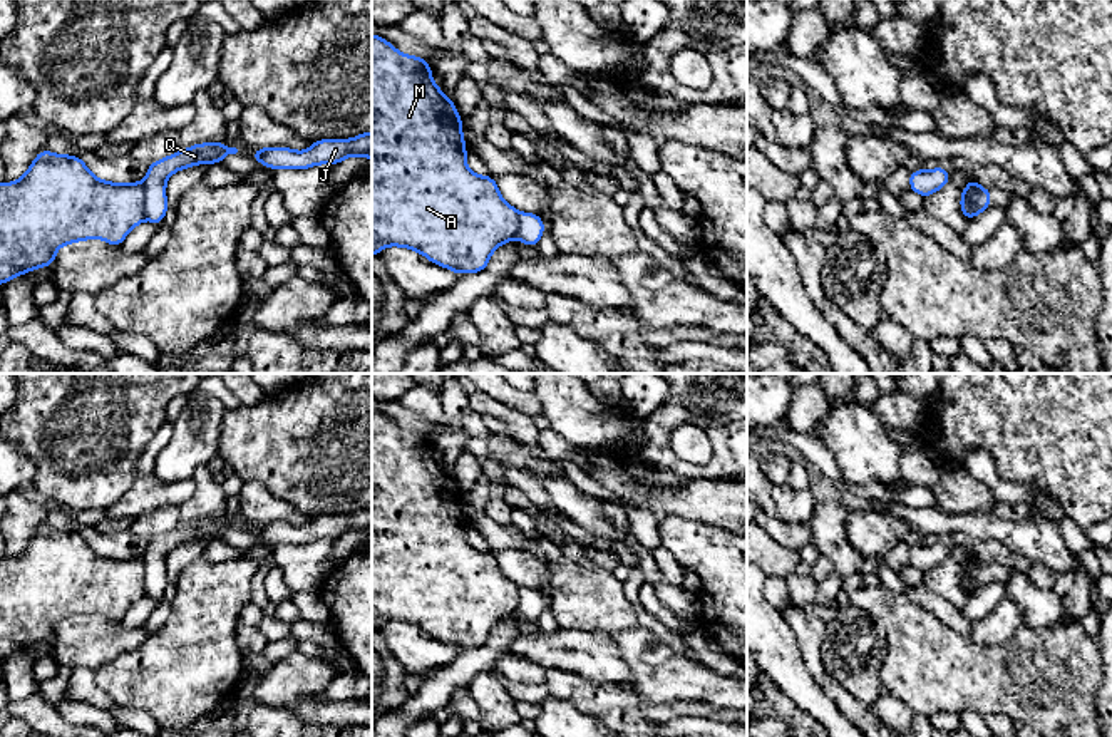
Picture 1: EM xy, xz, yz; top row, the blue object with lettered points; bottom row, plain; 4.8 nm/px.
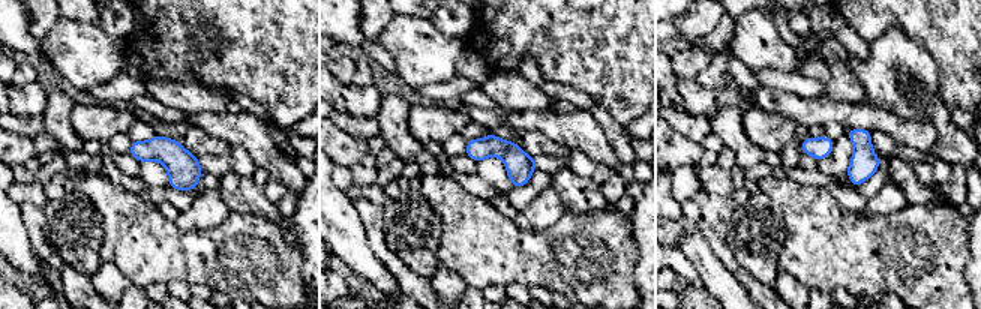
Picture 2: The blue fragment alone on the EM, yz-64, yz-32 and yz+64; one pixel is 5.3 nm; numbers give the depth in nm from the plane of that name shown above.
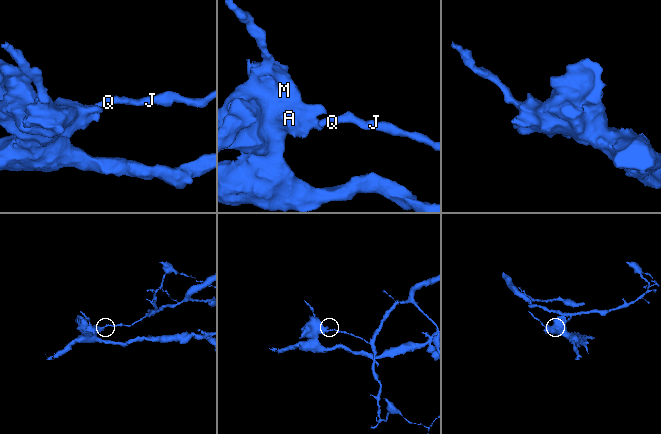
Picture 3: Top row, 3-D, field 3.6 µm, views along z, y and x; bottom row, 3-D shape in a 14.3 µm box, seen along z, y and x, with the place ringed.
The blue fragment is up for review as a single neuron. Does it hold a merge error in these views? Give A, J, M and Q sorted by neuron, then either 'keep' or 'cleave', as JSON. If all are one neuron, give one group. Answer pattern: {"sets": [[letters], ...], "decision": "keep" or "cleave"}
{"sets": [["A", "M"], ["J", "Q"]], "decision": "cleave"}

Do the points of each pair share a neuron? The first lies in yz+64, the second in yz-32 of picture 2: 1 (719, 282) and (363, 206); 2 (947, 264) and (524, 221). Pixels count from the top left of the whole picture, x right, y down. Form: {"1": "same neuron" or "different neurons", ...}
{"1": "different neurons", "2": "different neurons"}

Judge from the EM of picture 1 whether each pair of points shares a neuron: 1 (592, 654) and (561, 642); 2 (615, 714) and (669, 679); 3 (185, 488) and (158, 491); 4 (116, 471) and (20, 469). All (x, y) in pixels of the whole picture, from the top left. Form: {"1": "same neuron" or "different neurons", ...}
{"1": "same neuron", "2": "different neurons", "3": "same neuron", "4": "different neurons"}

